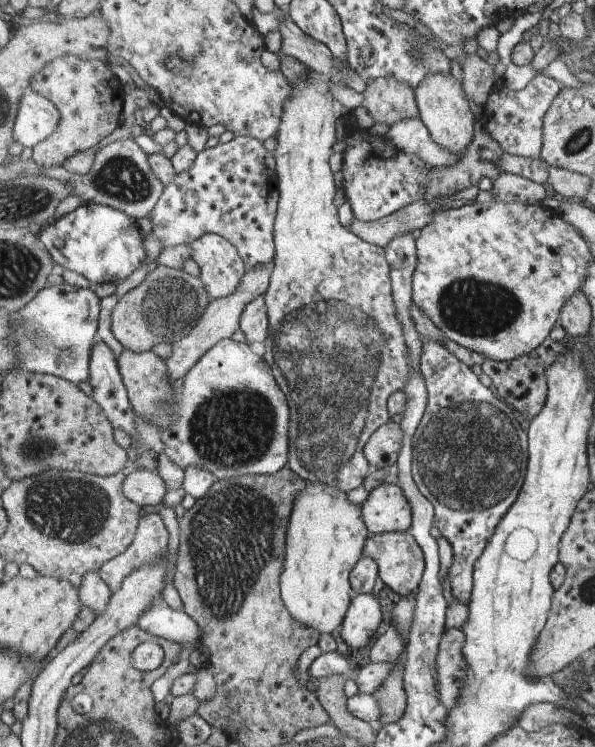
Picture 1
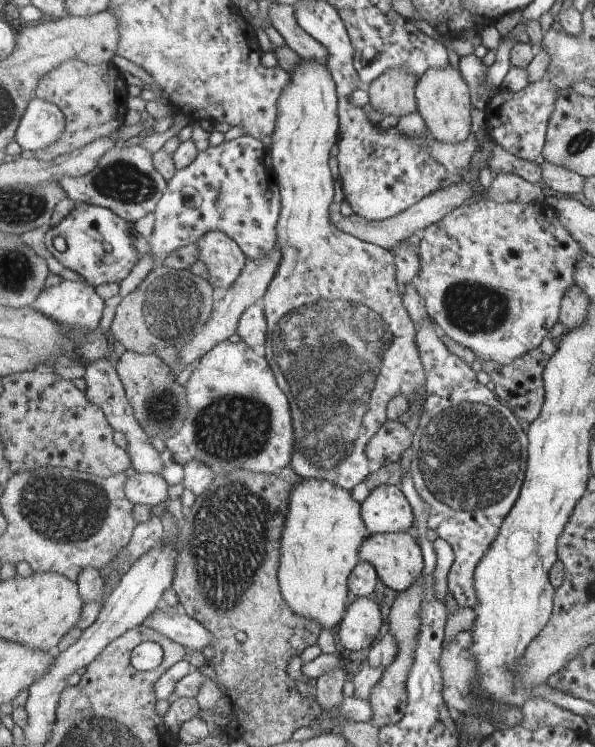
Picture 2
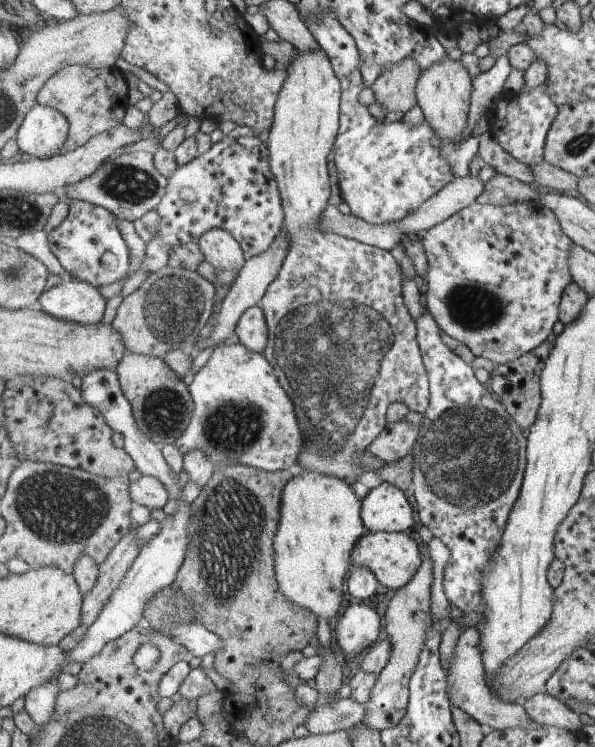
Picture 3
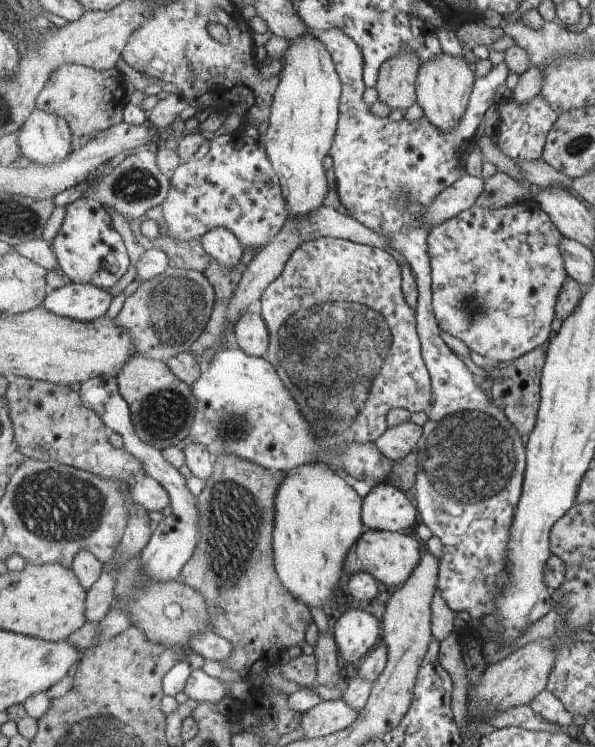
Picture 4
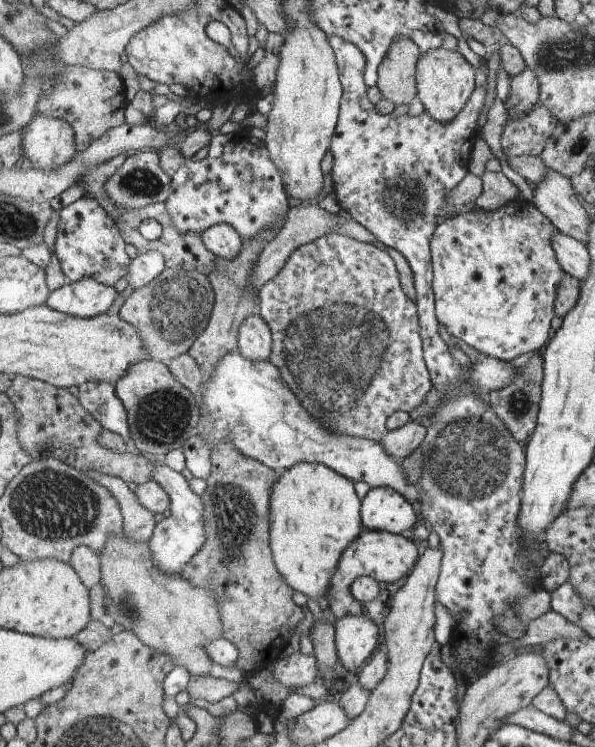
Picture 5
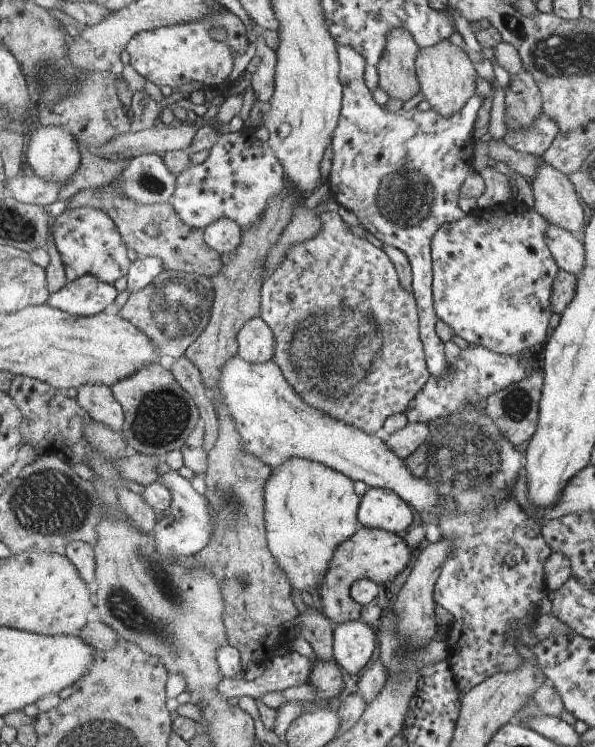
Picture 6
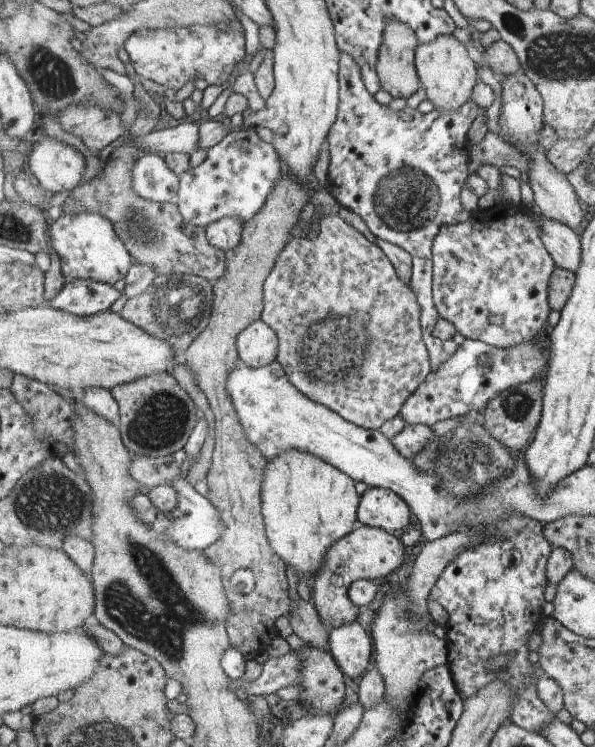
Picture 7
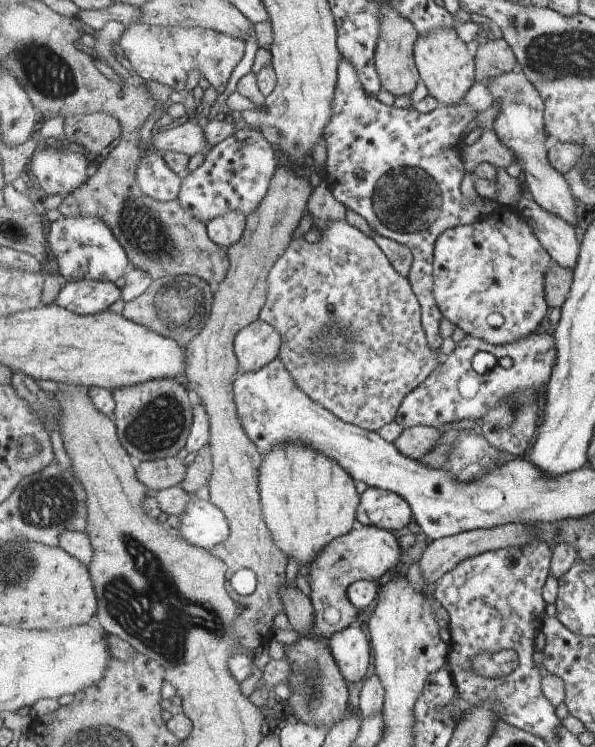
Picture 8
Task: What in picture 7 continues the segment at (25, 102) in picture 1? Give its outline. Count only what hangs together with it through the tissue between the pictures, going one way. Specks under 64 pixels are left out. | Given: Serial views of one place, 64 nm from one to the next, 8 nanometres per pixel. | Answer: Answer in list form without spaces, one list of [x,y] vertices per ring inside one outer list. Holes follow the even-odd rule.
[[[37,131],[36,135],[27,170],[51,194],[74,191],[85,172],[83,154],[59,138]]]

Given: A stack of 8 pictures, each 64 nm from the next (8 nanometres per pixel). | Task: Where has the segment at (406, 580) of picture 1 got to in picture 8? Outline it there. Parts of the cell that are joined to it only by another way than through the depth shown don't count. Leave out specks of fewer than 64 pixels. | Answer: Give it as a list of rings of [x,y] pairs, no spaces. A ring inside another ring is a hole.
[[[356,524],[349,534],[335,538],[329,546],[325,546],[315,561],[303,570],[311,588],[315,622],[309,636],[298,635],[294,644],[286,646],[284,656],[293,662],[293,674],[287,684],[291,696],[287,701],[299,722],[331,728],[352,713],[348,680],[337,666],[329,642],[337,632],[343,632],[355,624],[359,614],[357,606],[349,600],[349,586],[361,579],[381,578],[401,562],[401,556],[403,552],[395,533],[381,527]]]

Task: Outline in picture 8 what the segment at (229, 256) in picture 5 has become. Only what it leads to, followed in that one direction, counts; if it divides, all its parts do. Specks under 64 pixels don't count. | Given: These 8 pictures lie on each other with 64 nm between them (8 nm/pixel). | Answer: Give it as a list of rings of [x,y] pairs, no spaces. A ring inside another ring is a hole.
[[[231,210],[208,222],[208,233],[213,242],[225,247],[239,242],[247,226],[248,216],[241,210]]]

